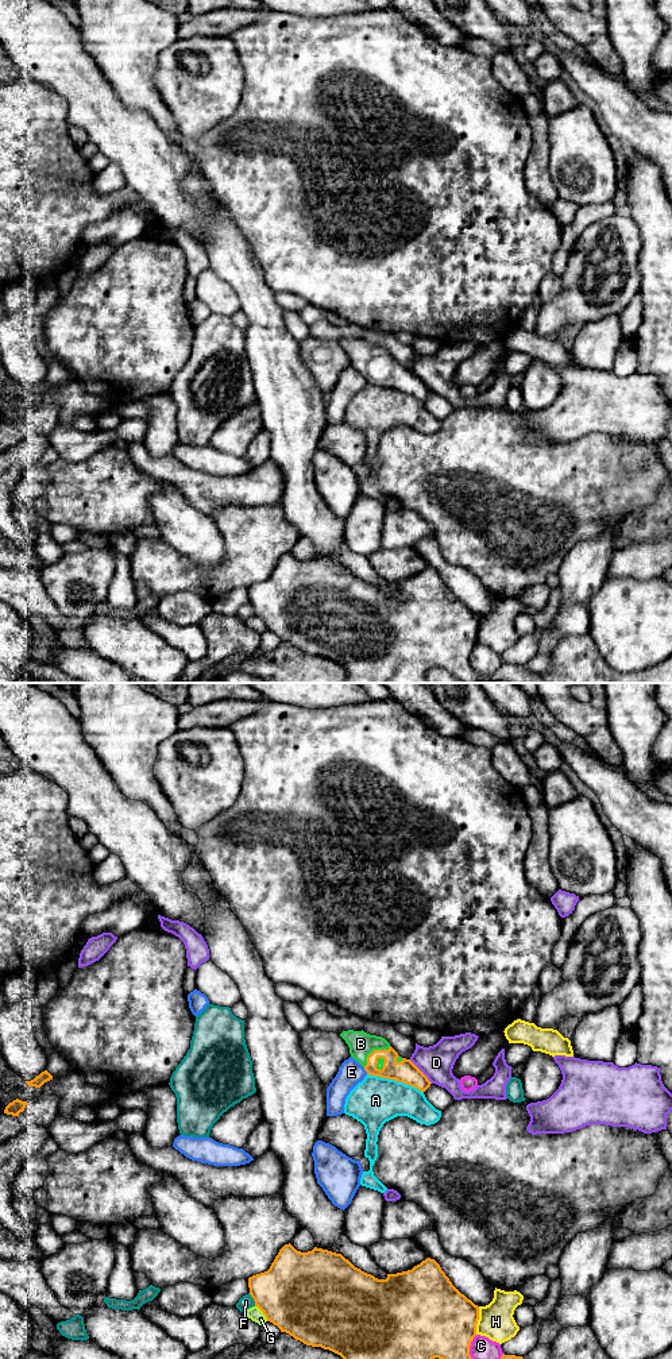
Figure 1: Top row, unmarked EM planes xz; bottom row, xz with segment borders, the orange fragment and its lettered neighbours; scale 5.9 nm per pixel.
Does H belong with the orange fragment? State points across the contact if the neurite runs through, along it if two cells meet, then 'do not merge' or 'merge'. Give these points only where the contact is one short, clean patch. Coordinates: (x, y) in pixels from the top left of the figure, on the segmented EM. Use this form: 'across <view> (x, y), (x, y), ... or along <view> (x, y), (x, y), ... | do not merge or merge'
do not merge

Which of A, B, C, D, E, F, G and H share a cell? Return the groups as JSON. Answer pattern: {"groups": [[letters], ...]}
{"groups": [["A"], ["B"], ["C"], ["D"], ["E"], ["F"], ["G"], ["H"]]}

